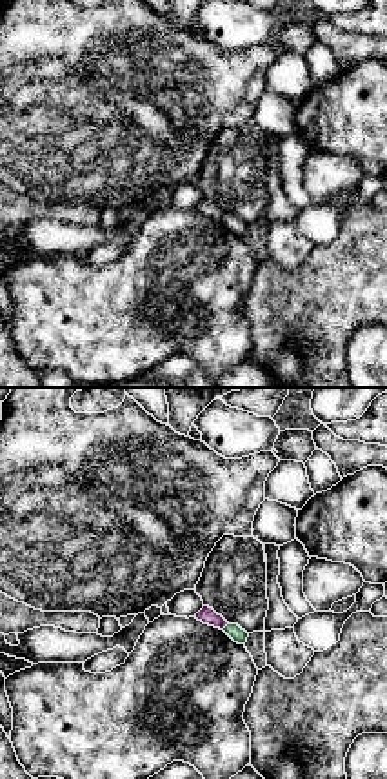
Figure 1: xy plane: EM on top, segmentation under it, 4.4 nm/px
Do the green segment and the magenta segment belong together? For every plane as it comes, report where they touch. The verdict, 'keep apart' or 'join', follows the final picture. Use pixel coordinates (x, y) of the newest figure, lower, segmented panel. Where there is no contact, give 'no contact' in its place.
contact (226, 627)

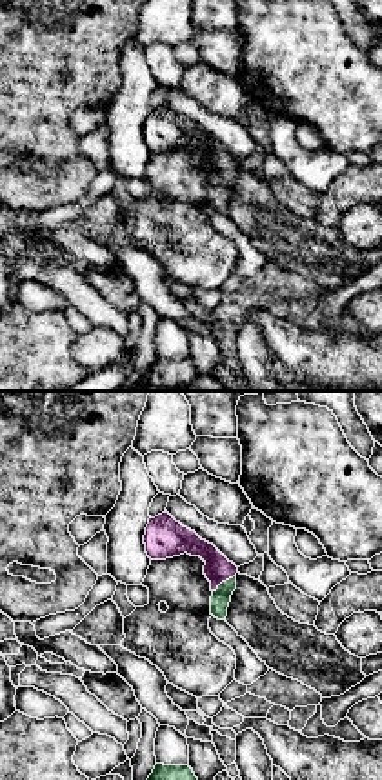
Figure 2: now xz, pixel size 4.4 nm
contact (226, 580)

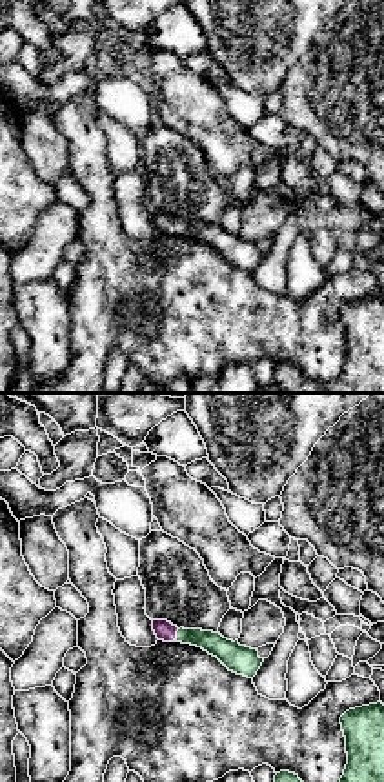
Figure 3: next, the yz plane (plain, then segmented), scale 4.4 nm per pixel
contact (177, 635)

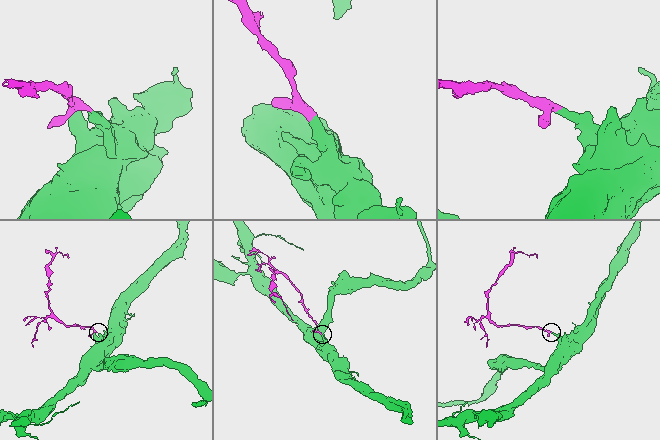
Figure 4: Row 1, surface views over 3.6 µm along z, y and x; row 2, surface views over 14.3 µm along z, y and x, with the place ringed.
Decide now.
join

